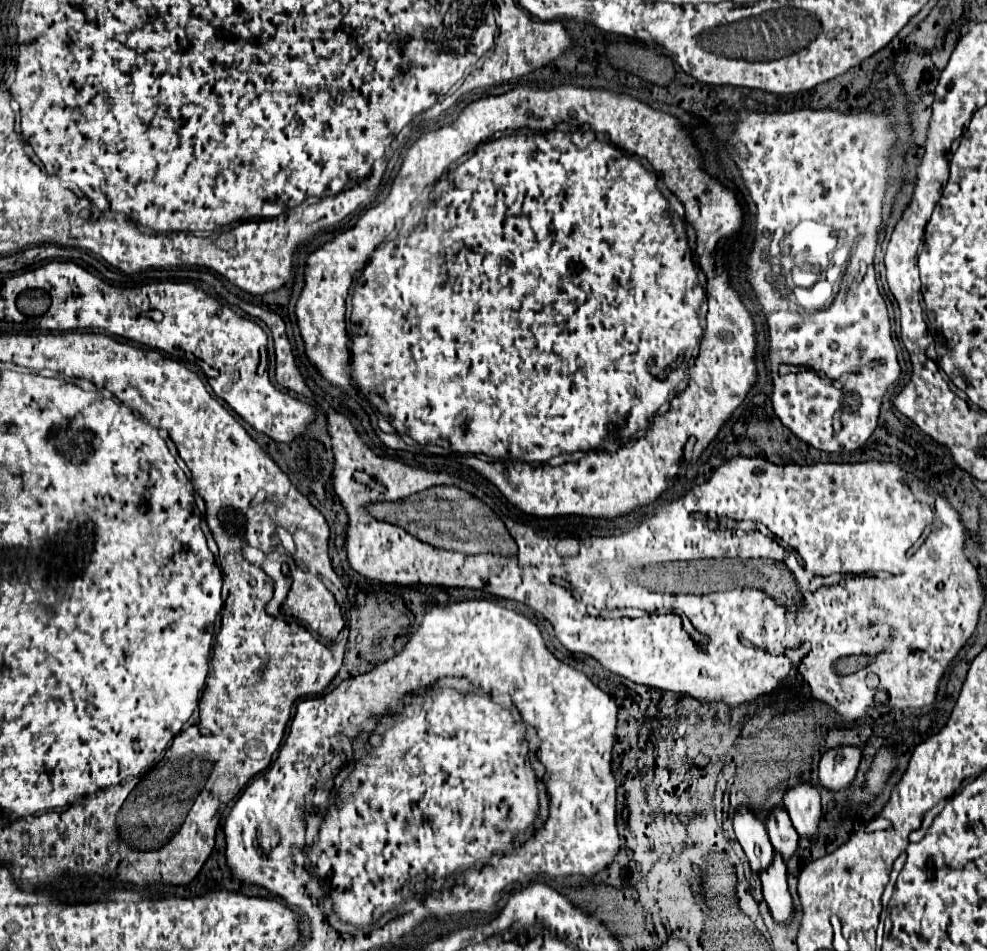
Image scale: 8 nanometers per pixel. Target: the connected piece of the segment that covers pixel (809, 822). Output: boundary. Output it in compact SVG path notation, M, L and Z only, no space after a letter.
M801 782L789 786L783 796L783 804L797 834L817 834L817 824L821 818L821 798L819 790L813 784Z

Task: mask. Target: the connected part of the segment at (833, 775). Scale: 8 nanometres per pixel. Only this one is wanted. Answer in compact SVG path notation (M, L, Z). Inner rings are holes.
M837 746L837 748L827 750L819 762L821 784L831 792L849 788L849 784L855 778L855 772L859 768L859 760L861 760L861 750L857 746ZM837 754L845 756L843 762L839 762L839 764L835 762Z

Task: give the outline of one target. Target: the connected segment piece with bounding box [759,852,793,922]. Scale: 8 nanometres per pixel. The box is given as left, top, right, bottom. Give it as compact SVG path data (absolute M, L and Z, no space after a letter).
M775 852L775 858L773 858L773 864L769 864L769 868L765 868L765 872L759 872L765 902L769 904L769 910L771 910L771 914L777 922L787 922L793 914L793 900L791 900L791 894L787 890L787 874L785 872L787 872L785 870L785 860L781 860L781 856L777 856L777 852Z

